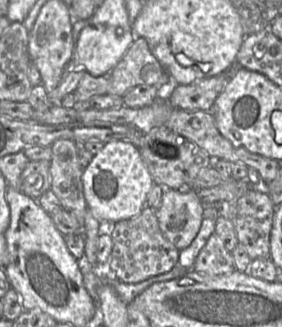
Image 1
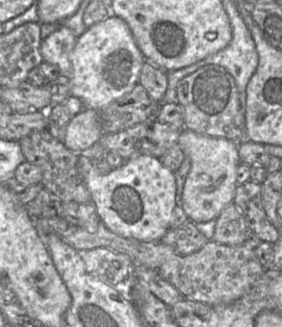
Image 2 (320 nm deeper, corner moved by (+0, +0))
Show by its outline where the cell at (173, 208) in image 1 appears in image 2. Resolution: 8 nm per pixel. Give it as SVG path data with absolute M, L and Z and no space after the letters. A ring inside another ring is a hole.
M182 129L178 145L191 162L183 187L181 207L193 223L216 220L224 208L233 202L237 188L237 167L240 164L239 145L229 139L210 137L188 129Z

